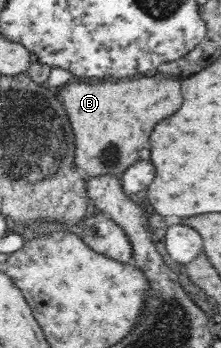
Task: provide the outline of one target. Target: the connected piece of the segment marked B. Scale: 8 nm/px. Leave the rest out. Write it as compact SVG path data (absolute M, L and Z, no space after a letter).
M139 76L138 79L119 79L115 81L103 81L94 83L93 80L70 81L60 92L58 98L66 115L70 120L74 139L75 155L74 167L80 171L85 178L93 178L101 175L121 175L140 159L140 151L148 145L148 137L158 121L164 117L174 115L178 107L182 105L182 91L180 83L168 76Z

